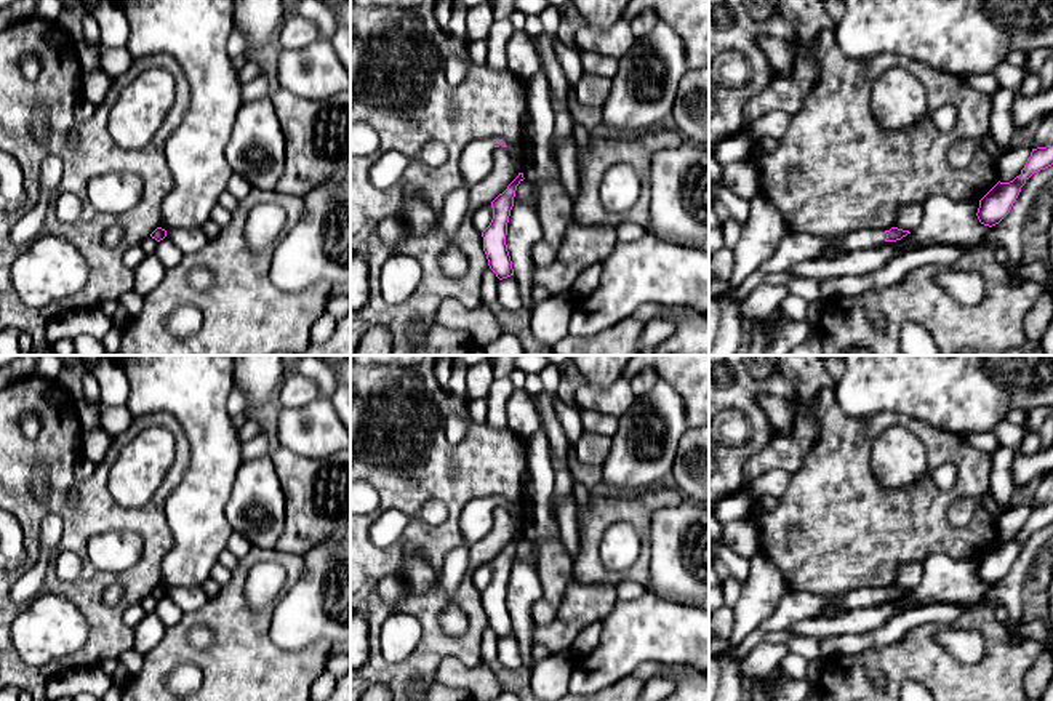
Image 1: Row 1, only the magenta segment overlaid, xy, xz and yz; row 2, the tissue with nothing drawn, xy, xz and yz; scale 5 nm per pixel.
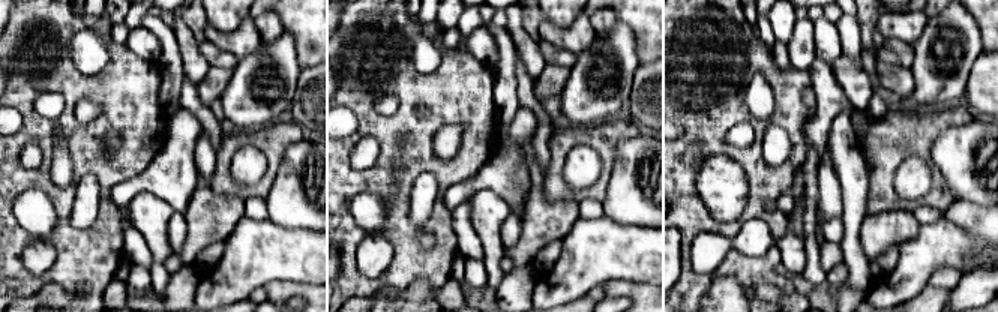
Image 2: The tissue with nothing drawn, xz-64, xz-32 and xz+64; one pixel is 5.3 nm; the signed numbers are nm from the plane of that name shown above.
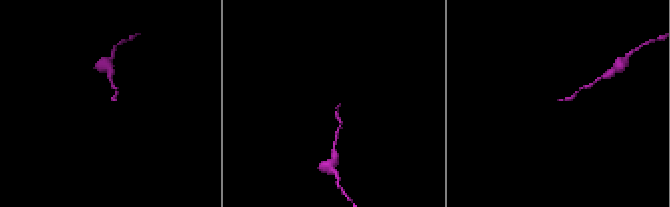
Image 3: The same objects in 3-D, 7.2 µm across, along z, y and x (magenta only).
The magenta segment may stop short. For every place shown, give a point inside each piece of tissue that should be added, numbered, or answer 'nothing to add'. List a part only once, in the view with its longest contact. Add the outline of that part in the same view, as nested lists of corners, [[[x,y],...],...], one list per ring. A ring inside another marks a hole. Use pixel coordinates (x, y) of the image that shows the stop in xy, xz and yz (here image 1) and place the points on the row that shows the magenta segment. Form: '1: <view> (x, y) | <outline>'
1: yz (794, 248) | [[[850,230],[839,235],[813,235],[789,232],[776,248],[776,251],[733,293],[733,301],[738,307],[743,306],[749,293],[763,282],[767,274],[784,272],[803,261],[818,259],[819,254],[832,246],[835,250],[855,251],[861,248],[879,246],[887,238],[882,230]]]

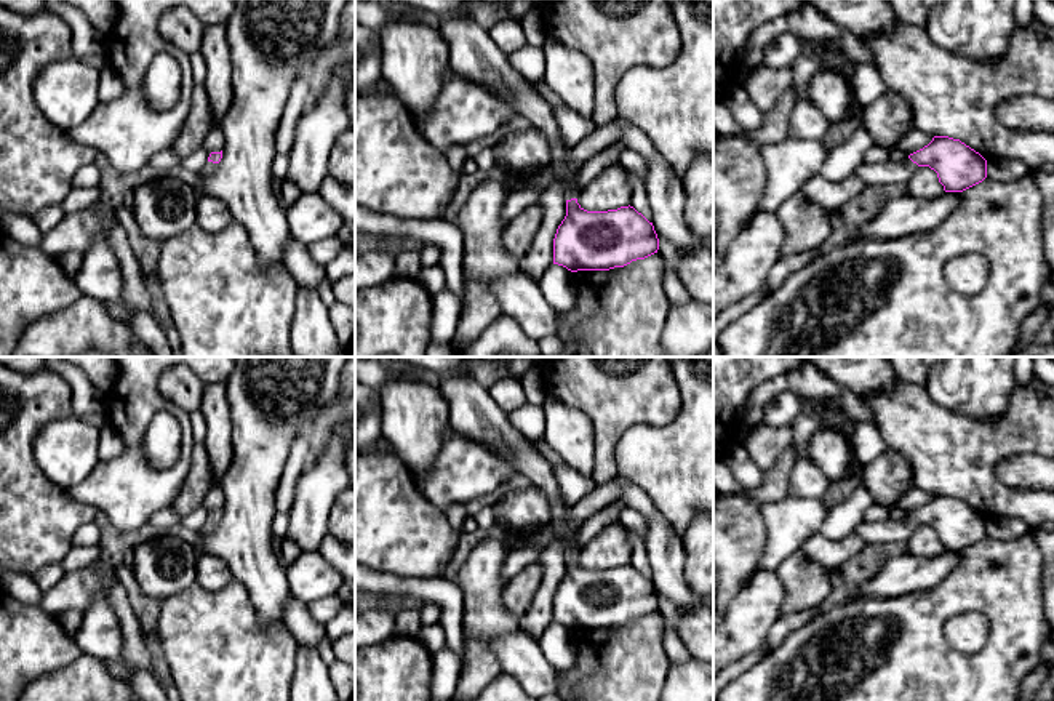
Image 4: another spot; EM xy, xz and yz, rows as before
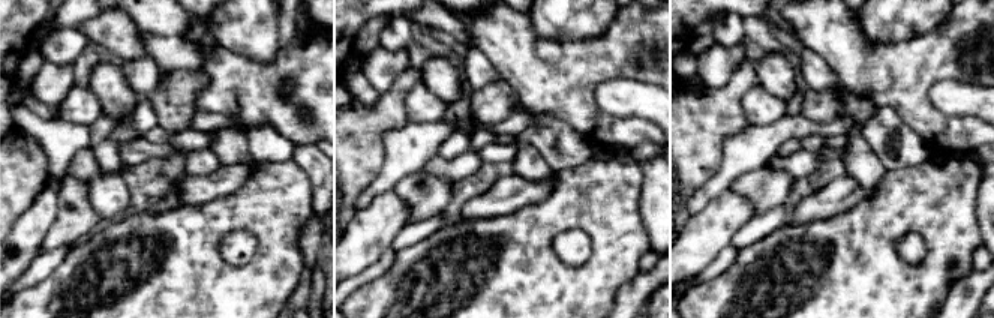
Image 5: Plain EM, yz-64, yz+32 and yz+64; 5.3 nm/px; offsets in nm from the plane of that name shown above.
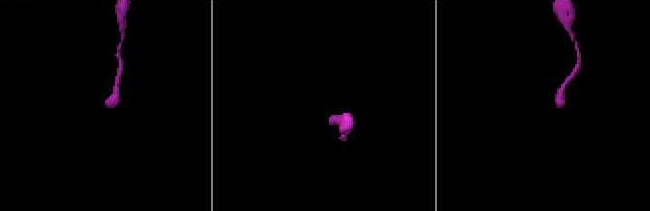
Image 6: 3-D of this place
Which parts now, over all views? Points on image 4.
1: xz (568, 178) | [[[576,166],[569,171],[563,171],[560,174],[558,181],[566,186],[565,200],[577,198],[577,195],[581,192],[581,189],[574,184],[577,174],[579,174],[579,166]]]

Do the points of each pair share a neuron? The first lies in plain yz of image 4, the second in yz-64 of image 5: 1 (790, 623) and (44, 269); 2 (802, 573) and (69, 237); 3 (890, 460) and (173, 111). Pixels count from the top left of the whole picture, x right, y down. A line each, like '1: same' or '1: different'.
1: same
2: same
3: same

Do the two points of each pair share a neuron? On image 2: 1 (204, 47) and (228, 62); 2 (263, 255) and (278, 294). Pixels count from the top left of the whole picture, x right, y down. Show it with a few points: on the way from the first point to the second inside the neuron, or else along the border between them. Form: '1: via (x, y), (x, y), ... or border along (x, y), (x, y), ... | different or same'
1: via (210, 53), (222, 59) | same
2: border along (308, 282), (270, 281), (264, 287) | different

